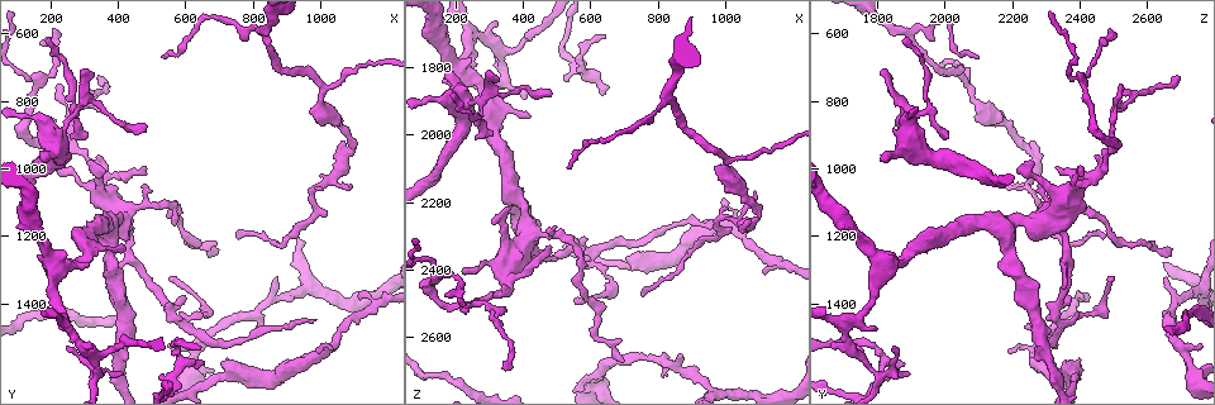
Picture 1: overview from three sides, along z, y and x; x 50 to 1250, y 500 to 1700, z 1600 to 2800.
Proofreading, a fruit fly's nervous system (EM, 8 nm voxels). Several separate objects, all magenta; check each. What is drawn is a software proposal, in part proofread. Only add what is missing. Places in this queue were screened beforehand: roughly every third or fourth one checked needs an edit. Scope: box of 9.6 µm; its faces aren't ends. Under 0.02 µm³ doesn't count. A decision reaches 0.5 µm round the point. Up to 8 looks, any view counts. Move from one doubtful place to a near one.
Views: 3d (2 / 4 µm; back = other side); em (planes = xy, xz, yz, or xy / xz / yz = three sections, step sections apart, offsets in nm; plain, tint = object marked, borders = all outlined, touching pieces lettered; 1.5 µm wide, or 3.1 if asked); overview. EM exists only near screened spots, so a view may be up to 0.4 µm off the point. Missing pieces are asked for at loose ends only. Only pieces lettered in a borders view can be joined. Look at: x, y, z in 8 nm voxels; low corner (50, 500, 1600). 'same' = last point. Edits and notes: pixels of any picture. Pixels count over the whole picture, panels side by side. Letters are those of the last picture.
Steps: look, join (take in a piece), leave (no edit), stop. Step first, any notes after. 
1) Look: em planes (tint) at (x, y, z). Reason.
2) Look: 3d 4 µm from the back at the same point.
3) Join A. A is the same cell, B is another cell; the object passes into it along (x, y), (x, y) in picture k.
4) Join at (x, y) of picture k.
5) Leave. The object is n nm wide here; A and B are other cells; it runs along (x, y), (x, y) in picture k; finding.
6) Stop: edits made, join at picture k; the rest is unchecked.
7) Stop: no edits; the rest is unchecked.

Look: em planes (borders) at (750, 1200, 2480). Tapers out.

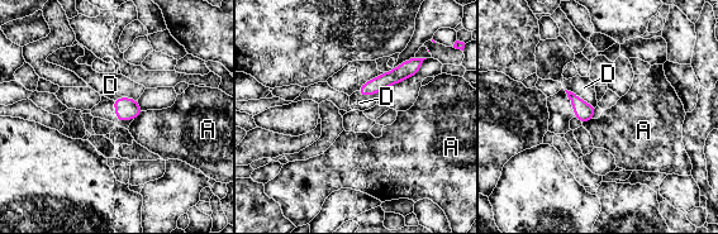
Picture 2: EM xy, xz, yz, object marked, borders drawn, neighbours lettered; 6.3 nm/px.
Leave. A and D are other cells; it runs along (415, 68), (407, 68), (361, 91) in picture 2; no lettered piece goes on from it.

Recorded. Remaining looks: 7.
Look: 3d 4 µm at (180, 980, 1810). Branch stops here.

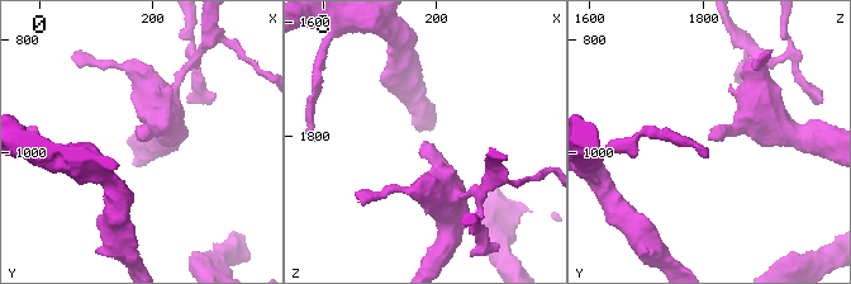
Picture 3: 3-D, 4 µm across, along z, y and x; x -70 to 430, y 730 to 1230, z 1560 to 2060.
Look: em planes (borders) at (175, 965, 1810).

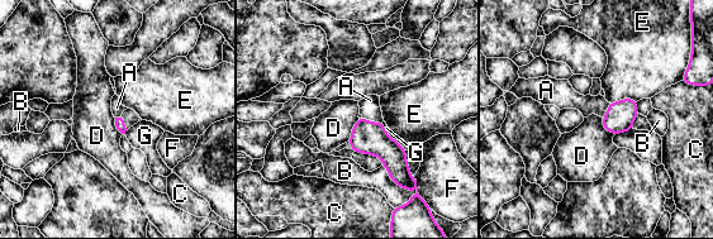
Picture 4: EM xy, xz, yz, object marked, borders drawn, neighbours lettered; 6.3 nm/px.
Join A. A is the same cell, B, C, D, E, F and G are other cells; the object passes into it along (619, 118), (607, 110), (570, 99) in picture 4; it goes on there.

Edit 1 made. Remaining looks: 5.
Look: overview. See it whole again.

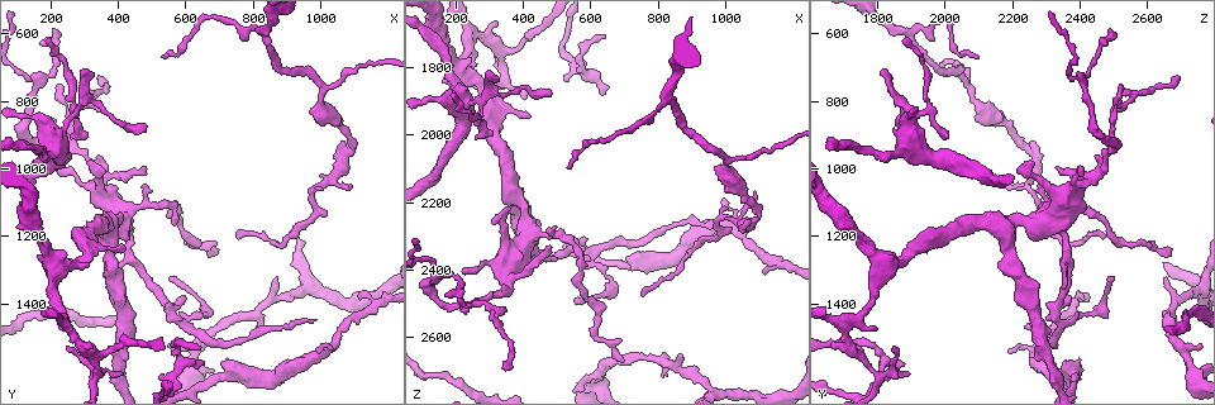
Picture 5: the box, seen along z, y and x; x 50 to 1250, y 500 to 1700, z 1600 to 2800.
Look: 3d 4 µm at (220, 990, 2400). Thin end.

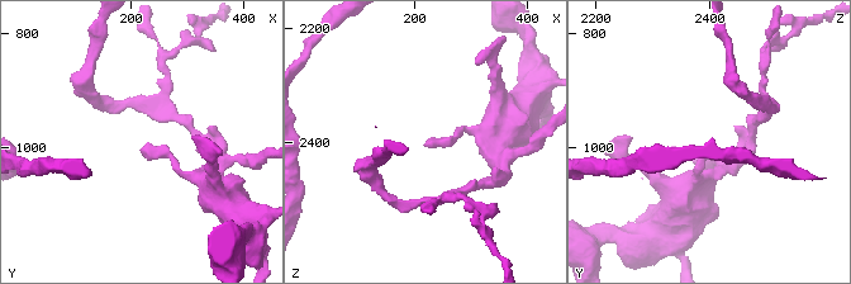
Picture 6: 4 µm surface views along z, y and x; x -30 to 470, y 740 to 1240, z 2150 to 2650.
Look: em planes (borders) at (225, 995, 2405). Now the EM.

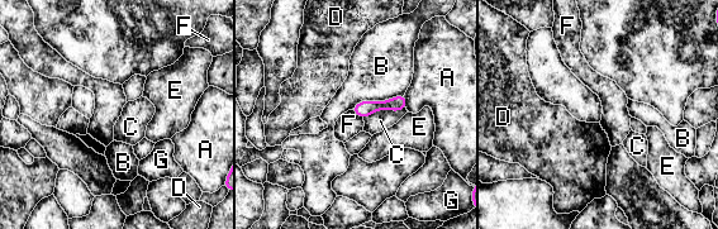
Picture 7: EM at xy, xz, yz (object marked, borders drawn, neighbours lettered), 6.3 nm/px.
Leave. The object is 110 nm wide here; A, B, C, D, E, F and G are other cells; a border runs along (351, 110), (362, 119) in picture 7; none of them fits.

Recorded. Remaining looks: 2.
Stop: edits made, join at picture 4; the rest is unchecked.

